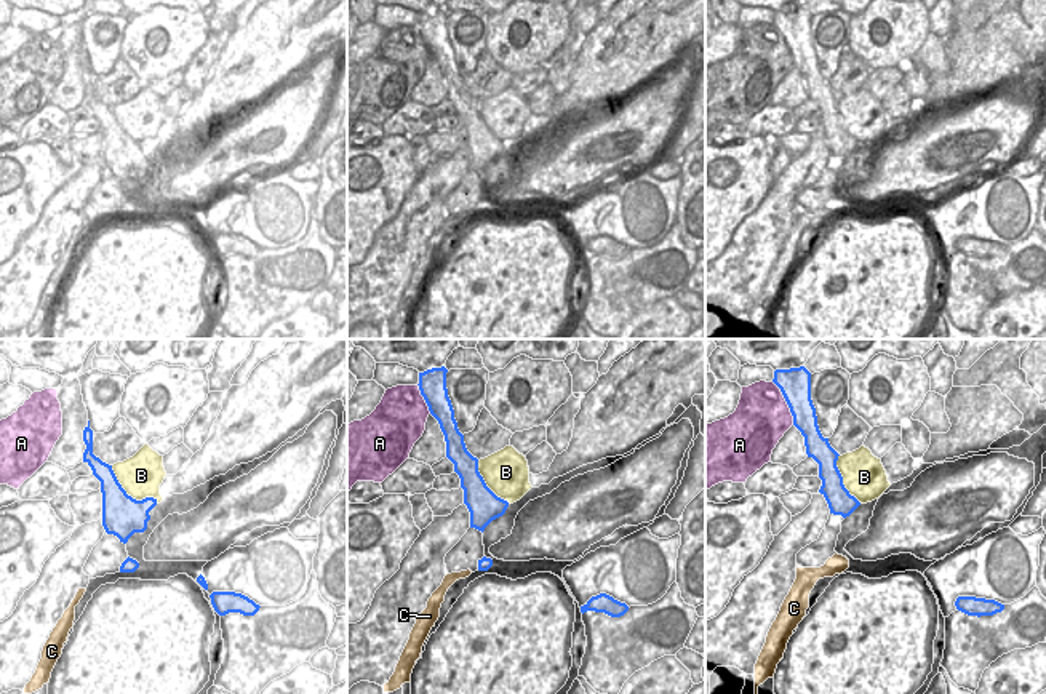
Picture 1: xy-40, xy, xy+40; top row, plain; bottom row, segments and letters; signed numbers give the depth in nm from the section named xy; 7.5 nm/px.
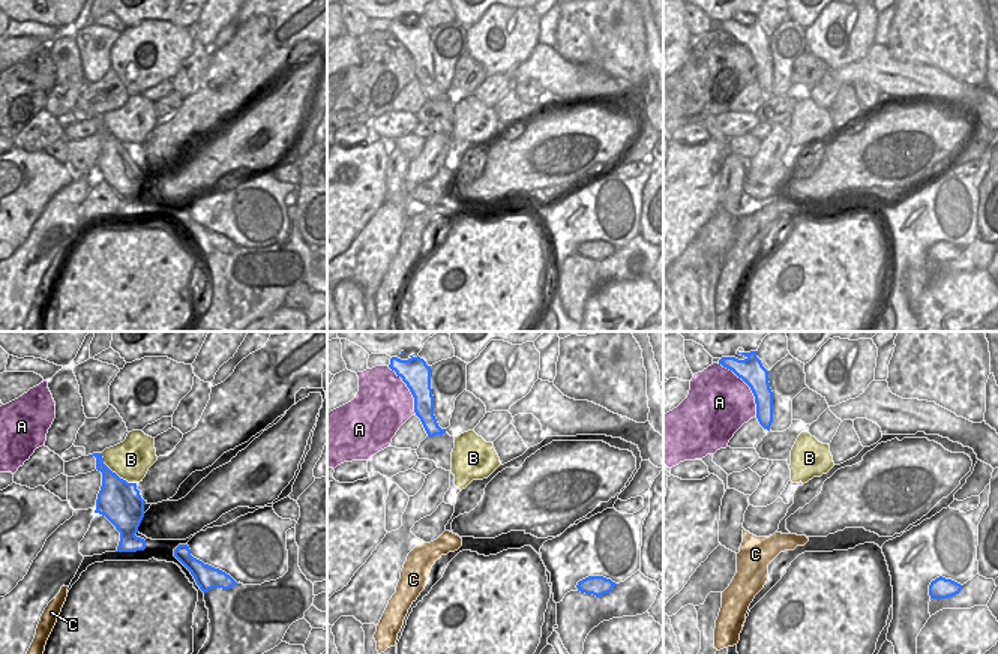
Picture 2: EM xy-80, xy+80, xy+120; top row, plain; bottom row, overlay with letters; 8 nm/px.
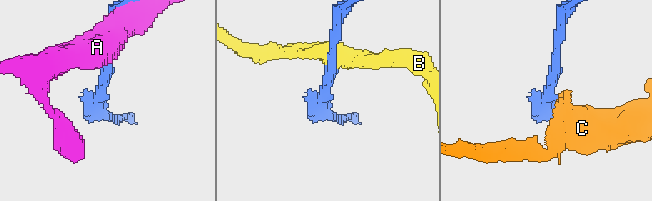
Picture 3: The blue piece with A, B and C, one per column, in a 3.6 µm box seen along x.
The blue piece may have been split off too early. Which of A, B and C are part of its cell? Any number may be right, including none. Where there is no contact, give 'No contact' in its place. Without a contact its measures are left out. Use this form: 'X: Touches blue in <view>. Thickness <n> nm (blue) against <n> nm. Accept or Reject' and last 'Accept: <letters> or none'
A: Touches blue in xy+40. Thickness 240 nm (blue) against 420 nm. Reject
B: Touches blue in xy-40. Thickness 320 nm (blue) against 320 nm. Reject
C: No contact. Reject
Accept: none

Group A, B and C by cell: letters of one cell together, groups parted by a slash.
A / B / C

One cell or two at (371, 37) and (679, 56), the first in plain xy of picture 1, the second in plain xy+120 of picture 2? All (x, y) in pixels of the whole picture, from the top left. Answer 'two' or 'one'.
one

